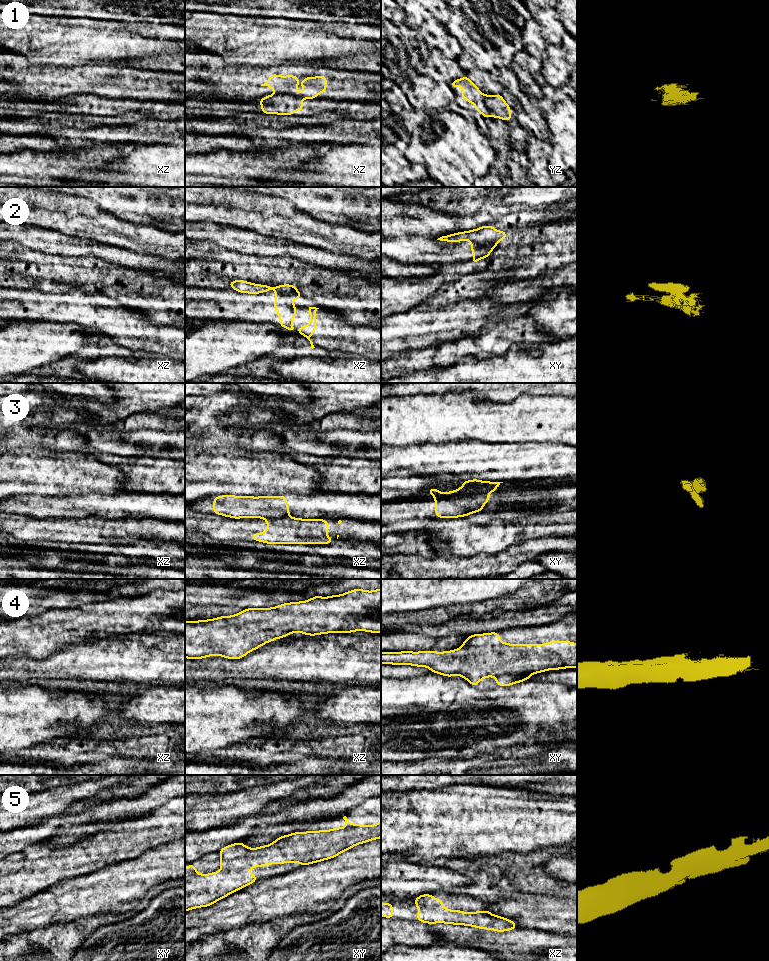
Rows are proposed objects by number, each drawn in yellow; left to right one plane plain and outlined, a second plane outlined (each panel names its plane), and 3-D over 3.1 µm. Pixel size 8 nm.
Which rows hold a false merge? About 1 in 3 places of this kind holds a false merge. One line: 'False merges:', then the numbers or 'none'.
False merges: 1, 2, 3

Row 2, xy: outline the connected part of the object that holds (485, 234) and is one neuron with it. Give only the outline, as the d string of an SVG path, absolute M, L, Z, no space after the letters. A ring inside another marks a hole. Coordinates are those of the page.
M490 224L481 226L480 228L465 232L457 232L454 234L442 236L437 240L445 242L474 241L478 244L501 241L507 238L505 231L496 230Z

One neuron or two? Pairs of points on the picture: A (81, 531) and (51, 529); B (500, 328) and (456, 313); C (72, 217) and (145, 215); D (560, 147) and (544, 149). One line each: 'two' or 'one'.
A: one
B: two
C: two
D: two

